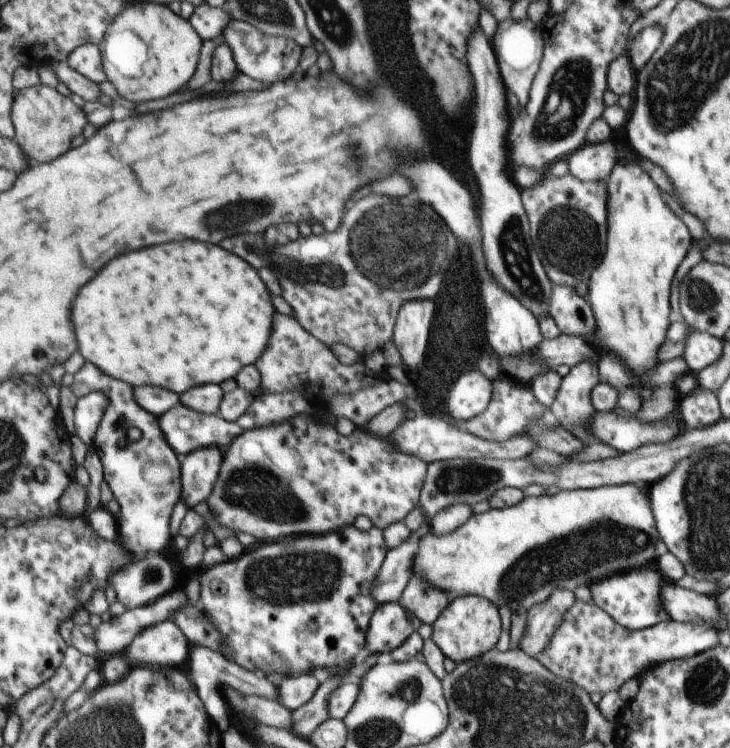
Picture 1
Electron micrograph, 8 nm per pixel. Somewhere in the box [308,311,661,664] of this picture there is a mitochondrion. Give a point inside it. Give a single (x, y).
(571, 556)

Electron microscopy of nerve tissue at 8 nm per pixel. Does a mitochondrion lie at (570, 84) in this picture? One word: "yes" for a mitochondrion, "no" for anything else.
yes

